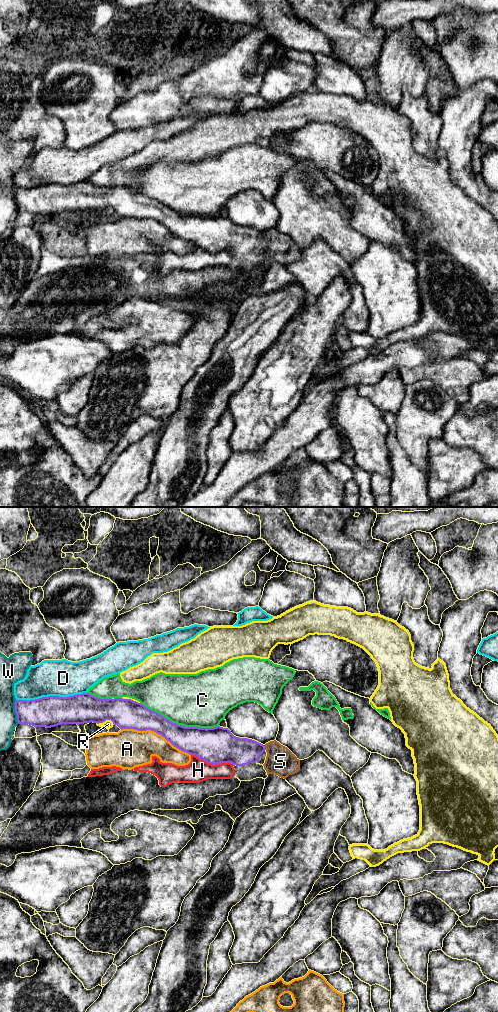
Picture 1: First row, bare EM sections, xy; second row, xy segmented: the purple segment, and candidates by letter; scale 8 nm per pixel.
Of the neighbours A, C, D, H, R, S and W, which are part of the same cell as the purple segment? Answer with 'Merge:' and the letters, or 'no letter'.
Merge: S

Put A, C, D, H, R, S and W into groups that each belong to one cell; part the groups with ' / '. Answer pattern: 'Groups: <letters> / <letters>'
Groups: A / C / D / H / R / S / W

